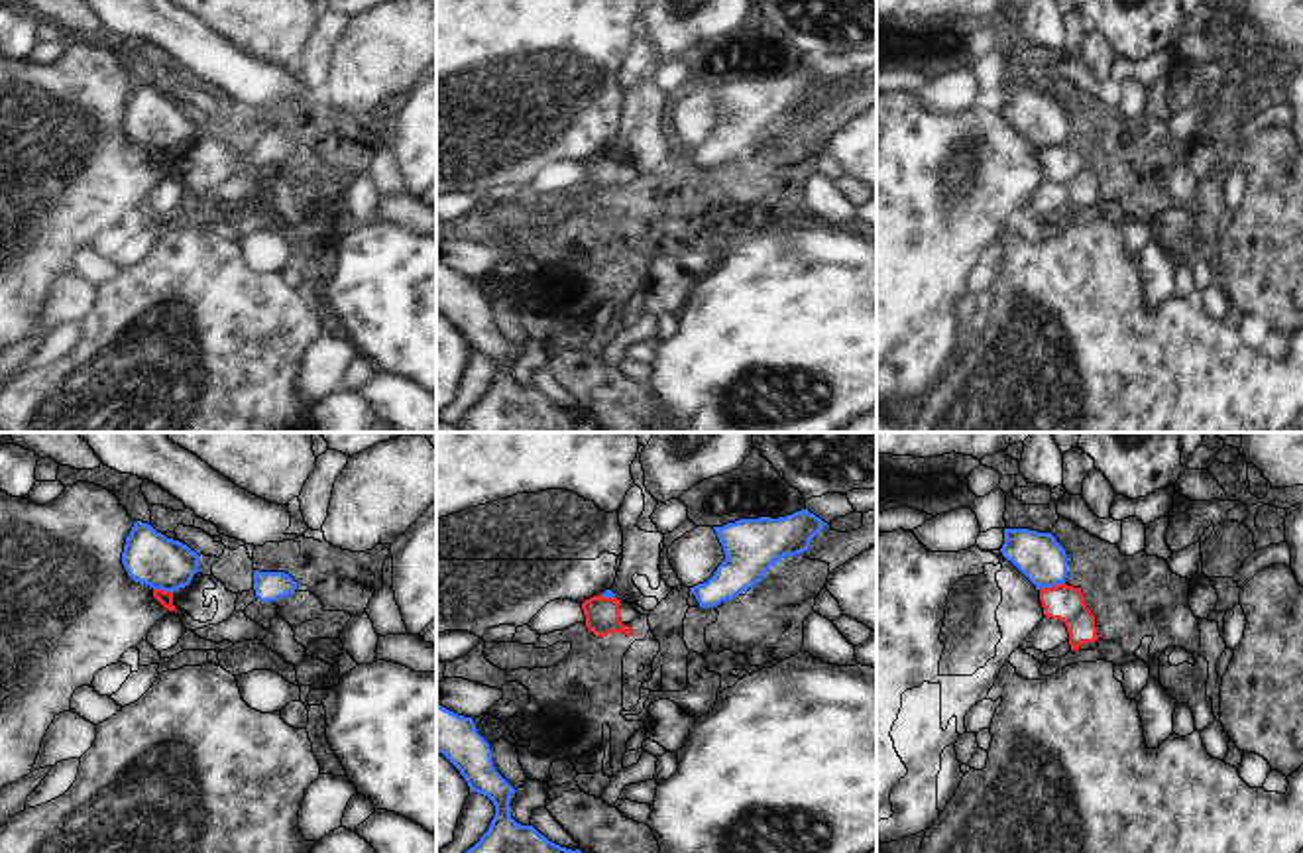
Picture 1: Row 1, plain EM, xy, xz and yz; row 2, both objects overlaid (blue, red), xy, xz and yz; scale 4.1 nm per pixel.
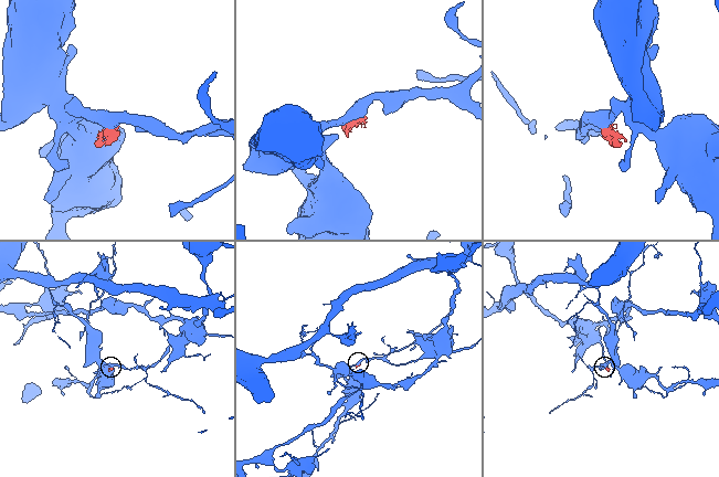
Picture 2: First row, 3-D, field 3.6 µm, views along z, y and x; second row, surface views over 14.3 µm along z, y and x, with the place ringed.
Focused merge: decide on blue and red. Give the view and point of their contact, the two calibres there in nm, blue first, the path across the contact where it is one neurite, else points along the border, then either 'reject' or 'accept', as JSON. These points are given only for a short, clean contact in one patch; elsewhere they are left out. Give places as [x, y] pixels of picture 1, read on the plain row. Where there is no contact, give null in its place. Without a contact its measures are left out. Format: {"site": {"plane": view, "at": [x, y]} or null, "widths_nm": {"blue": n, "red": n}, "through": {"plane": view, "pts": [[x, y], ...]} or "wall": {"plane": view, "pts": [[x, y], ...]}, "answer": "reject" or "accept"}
{"site": {"plane": "yz", "at": [1052, 146]}, "widths_nm": {"blue": 190, "red": 150}, "wall": {"plane": "yz", "pts": [[1064, 142], [1040, 150]]}, "answer": "reject"}

